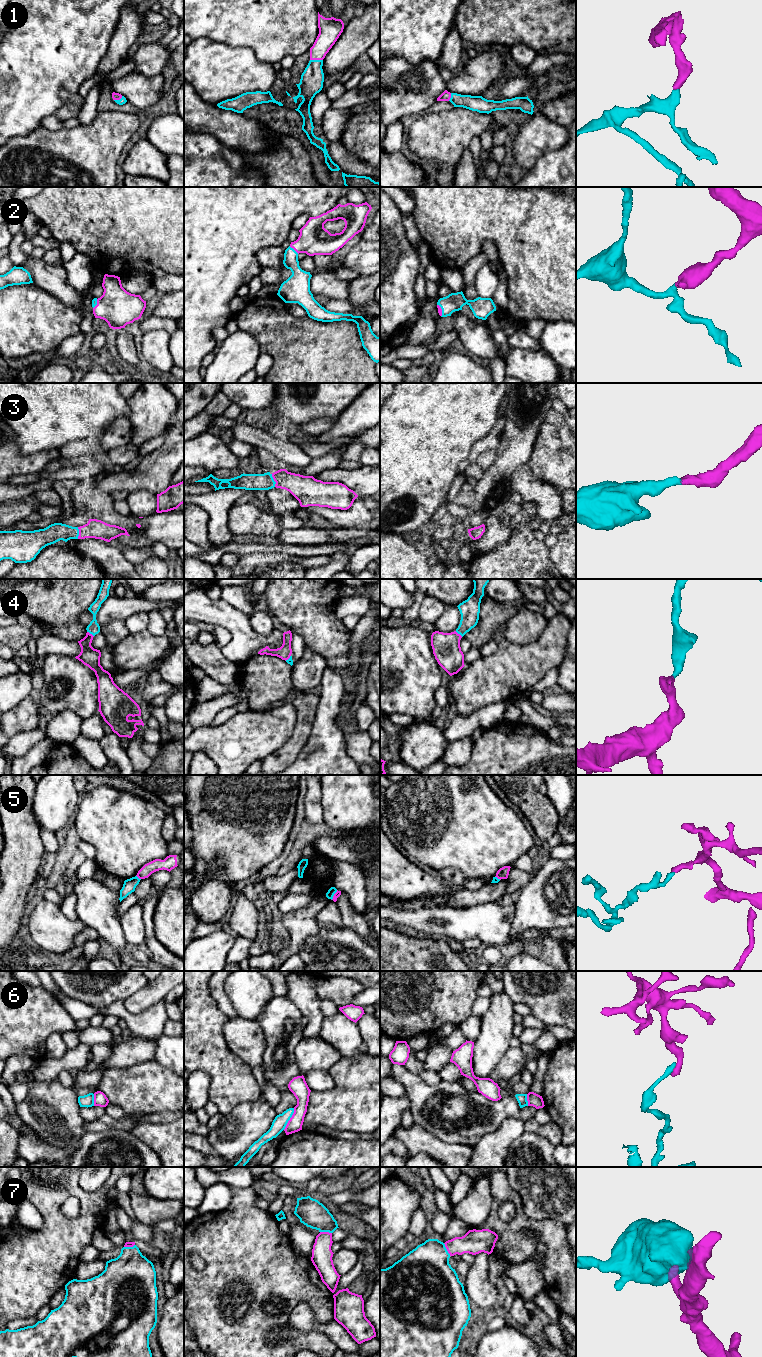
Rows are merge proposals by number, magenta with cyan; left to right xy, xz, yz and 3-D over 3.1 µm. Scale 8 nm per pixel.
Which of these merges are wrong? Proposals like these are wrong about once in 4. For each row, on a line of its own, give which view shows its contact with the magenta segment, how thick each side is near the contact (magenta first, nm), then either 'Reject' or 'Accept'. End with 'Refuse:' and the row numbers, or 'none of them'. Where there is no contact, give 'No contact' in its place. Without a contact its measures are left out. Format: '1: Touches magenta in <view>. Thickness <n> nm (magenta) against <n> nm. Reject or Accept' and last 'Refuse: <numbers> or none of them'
1: Touches magenta in xz. Thickness 180 nm (magenta) against 190 nm. Accept
2: Touches magenta in xz. Thickness 240 nm (magenta) against 160 nm. Accept
3: Touches magenta in xz. Thickness 200 nm (magenta) against 130 nm. Accept
4: Touches magenta in xy. Thickness 150 nm (magenta) against 100 nm. Accept
5: Touches magenta in xy. Thickness 90 nm (magenta) against 100 nm. Reject
6: Touches magenta in xz. Thickness 140 nm (magenta) against 110 nm. Reject
7: Touches magenta in yz. Thickness 190 nm (magenta) against 400 nm. Accept
Refuse: 5, 6

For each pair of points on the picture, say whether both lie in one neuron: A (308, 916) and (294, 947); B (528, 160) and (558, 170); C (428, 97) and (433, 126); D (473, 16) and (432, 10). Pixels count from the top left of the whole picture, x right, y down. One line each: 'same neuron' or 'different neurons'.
A: same neuron
B: different neurons
C: different neurons
D: different neurons

